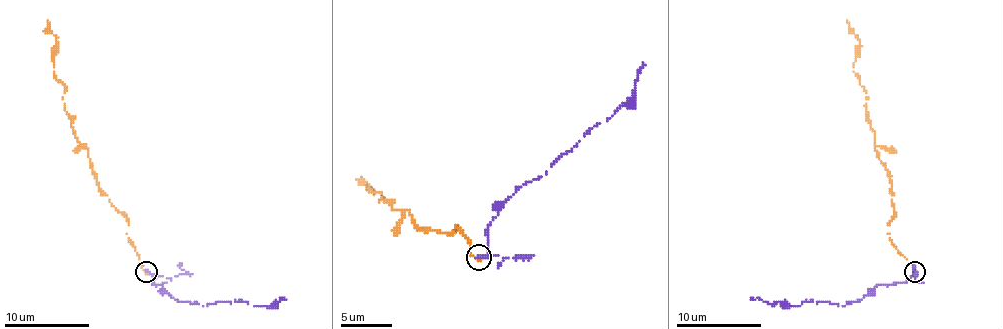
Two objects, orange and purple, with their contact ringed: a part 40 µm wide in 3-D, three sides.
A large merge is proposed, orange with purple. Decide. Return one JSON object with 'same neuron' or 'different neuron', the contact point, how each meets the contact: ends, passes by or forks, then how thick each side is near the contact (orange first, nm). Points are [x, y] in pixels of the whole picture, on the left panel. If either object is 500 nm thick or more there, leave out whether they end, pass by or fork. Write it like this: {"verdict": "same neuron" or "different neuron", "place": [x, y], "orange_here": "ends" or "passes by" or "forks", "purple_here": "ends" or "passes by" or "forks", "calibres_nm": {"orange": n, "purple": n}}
{"verdict": "different neuron", "place": [146, 271], "orange_here": "ends", "purple_here": "ends", "calibres_nm": {"orange": 140, "purple": 320}}

